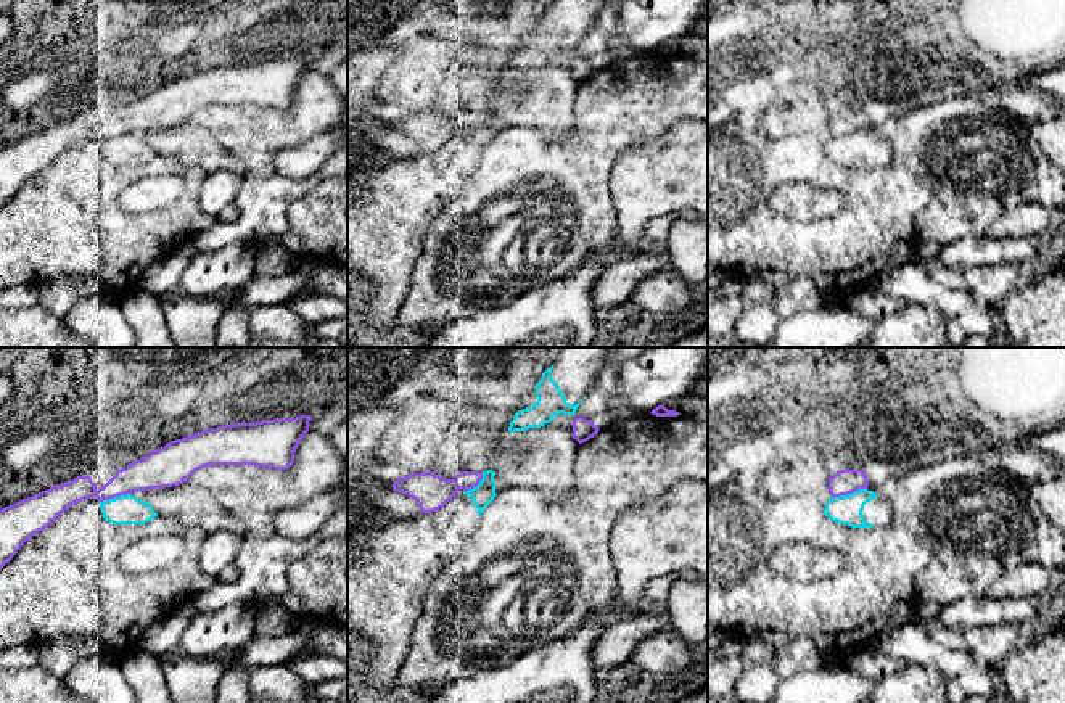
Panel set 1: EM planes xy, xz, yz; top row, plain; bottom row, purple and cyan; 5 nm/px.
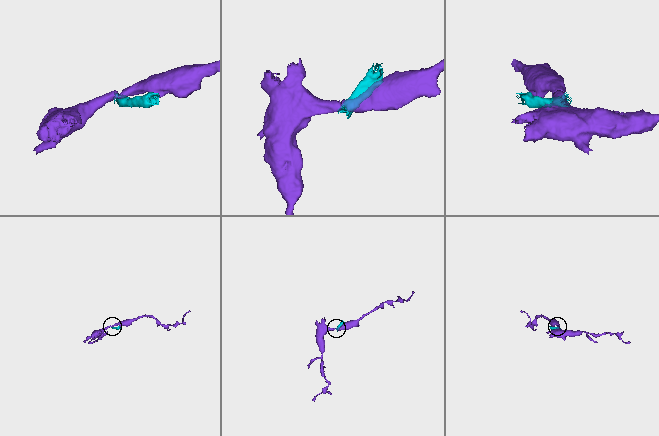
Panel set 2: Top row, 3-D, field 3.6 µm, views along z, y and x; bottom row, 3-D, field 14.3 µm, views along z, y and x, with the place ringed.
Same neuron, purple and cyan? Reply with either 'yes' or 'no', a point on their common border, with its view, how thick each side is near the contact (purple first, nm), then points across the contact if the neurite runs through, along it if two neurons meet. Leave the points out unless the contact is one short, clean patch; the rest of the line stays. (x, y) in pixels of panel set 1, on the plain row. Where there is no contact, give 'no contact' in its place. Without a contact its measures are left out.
no; meets purple in yz at (848, 132); 130 nm thick on the purple side, 140 nm on the other

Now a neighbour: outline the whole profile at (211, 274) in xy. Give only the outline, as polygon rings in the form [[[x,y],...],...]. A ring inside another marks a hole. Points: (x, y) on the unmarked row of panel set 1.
[[[253,243],[196,254],[180,277],[180,293],[198,299],[238,294],[253,278],[254,261]]]

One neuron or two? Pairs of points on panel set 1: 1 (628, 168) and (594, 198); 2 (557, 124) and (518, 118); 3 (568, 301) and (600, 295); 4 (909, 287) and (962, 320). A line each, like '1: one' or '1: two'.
1: two
2: one
3: two
4: one

